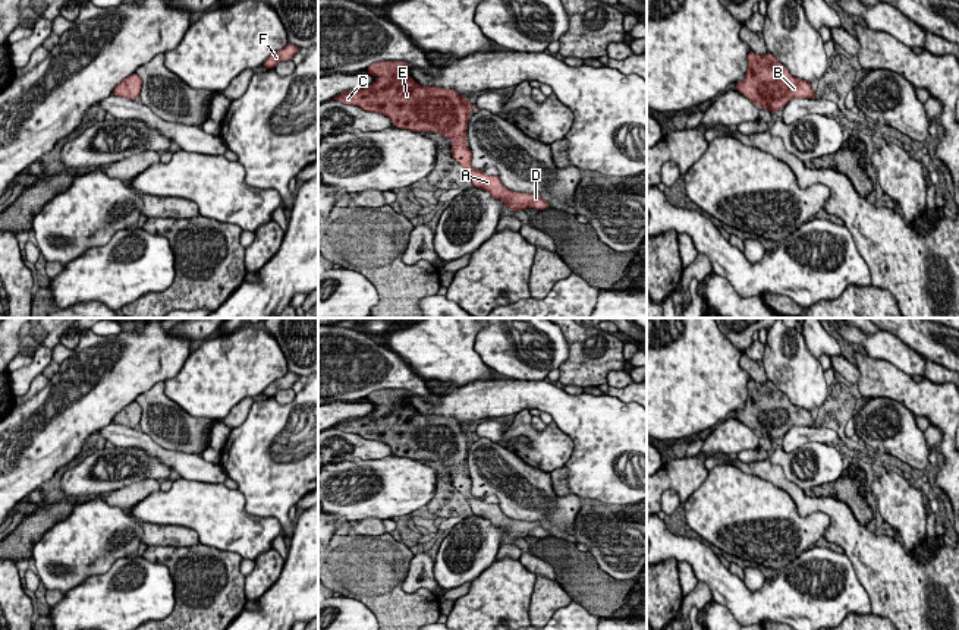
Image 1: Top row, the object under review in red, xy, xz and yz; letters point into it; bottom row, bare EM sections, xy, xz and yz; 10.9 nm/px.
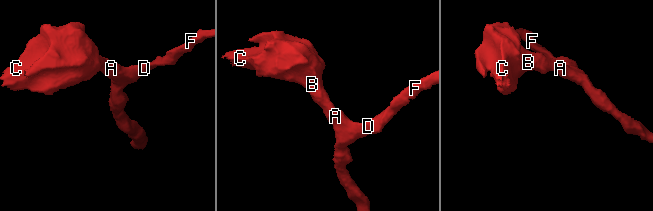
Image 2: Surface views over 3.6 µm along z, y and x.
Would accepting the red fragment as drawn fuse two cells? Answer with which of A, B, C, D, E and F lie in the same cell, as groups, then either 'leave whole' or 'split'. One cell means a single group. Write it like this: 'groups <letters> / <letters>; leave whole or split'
groups A B C D E F; leave whole

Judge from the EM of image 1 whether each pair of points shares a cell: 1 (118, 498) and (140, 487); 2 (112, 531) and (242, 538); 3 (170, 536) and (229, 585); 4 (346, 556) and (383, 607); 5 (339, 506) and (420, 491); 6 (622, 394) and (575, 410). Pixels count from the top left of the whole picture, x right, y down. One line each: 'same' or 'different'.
1: same
2: same
3: different
4: same
5: same
6: different

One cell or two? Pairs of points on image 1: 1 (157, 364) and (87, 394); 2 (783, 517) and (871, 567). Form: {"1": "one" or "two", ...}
{"1": "one", "2": "two"}

